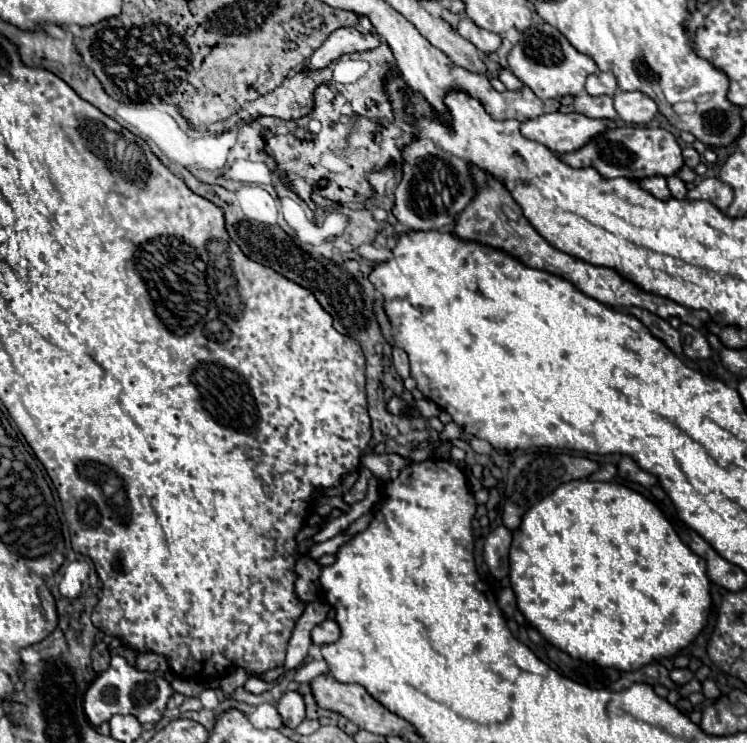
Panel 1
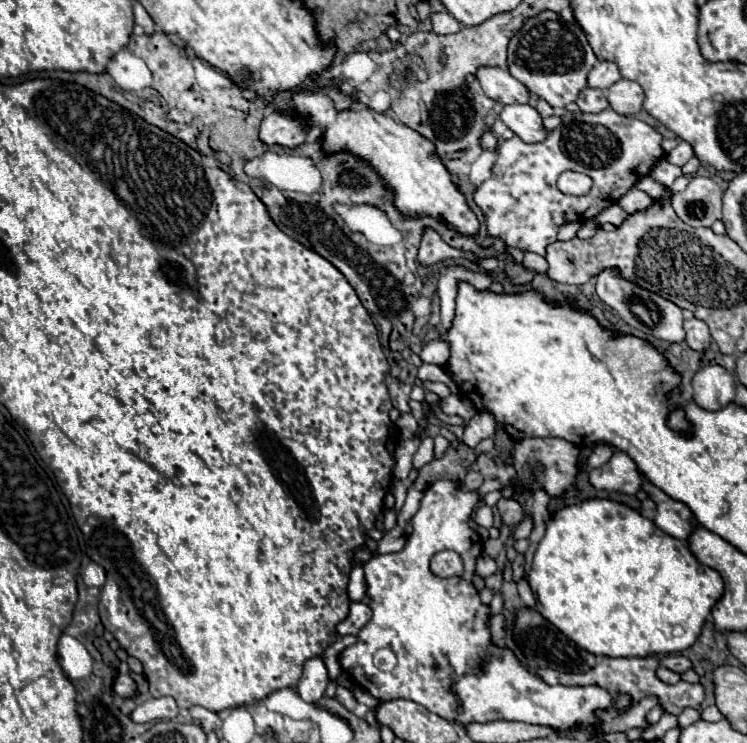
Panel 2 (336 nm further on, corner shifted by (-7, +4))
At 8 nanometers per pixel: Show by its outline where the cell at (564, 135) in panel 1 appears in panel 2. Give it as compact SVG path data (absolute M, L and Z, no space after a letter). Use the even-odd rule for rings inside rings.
M511 104L503 106L501 120L525 142L543 142L549 130L543 126L541 114L529 104Z

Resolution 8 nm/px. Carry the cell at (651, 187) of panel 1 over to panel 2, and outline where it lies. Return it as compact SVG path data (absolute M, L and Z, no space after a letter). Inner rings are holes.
M633 186L617 204L619 204L625 212L633 214L633 212L639 212L639 210L649 208L653 202L655 202L655 200L653 200L647 192L643 192L643 190L639 190L637 186Z

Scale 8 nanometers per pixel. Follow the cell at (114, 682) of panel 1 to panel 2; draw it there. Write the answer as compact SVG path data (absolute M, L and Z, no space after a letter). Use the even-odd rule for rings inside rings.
M125 662L121 664L119 674L117 674L115 682L113 682L113 692L115 692L115 696L119 696L119 698L135 698L135 696L137 696L137 684L135 684L135 680L129 676L129 668L127 668Z

